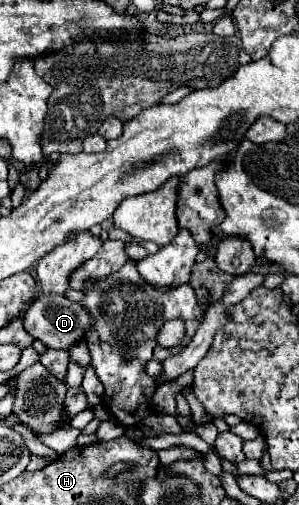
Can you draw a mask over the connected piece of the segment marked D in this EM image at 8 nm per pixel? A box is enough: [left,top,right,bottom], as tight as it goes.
[23,294,91,350]

